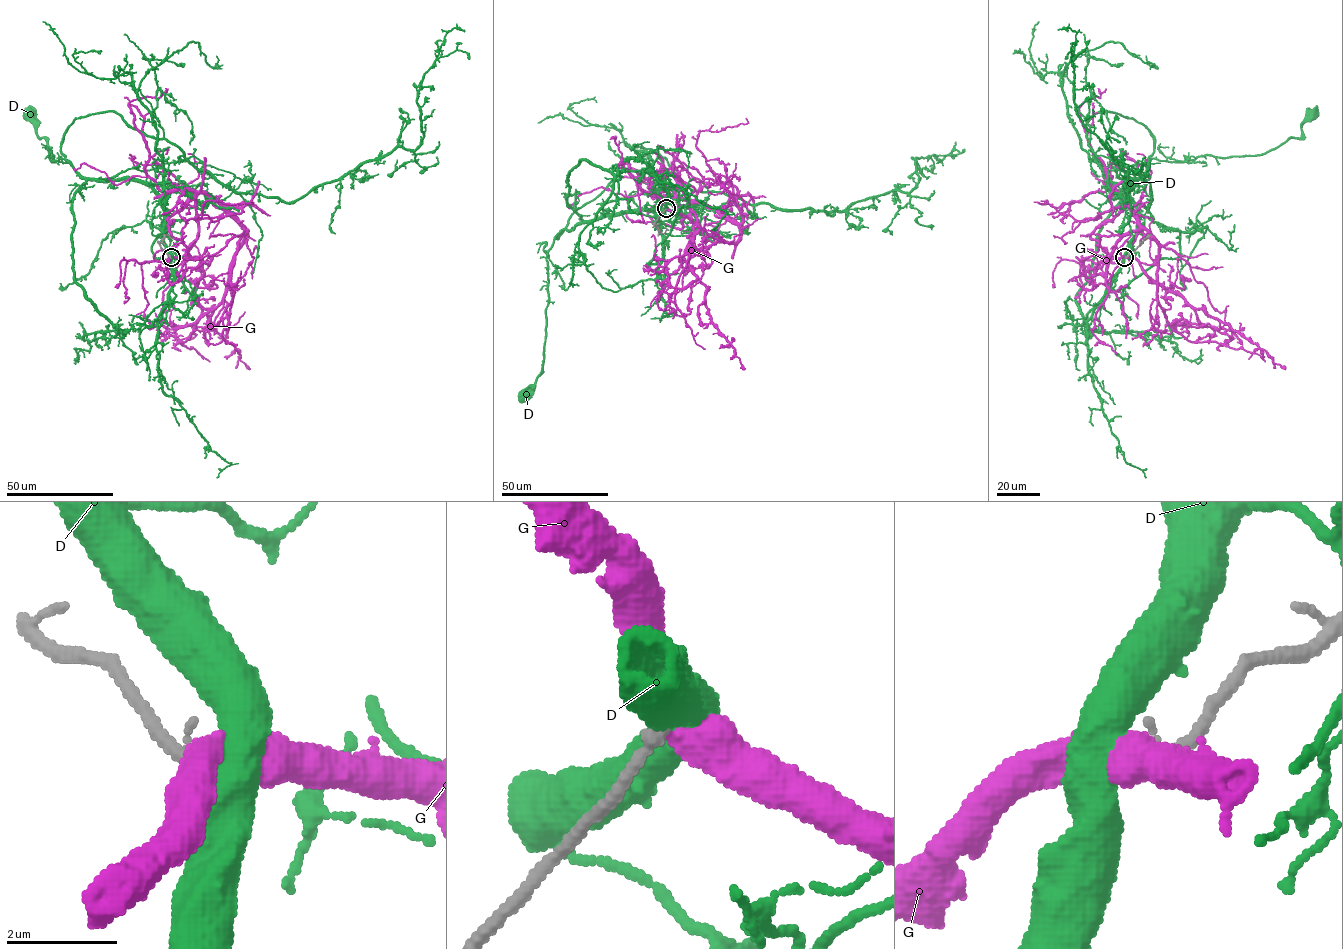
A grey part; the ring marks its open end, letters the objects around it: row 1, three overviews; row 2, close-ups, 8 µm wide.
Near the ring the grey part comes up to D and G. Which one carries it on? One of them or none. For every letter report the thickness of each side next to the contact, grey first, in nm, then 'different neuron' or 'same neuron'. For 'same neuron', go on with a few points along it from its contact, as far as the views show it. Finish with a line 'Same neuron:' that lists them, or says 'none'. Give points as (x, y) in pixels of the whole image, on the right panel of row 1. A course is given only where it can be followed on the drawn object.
D: 180/600 nm | same neuron | via (1125, 257), (1138, 220), (1126, 183), (1144, 173), (1149, 159), (1266, 153), (1299, 138), (1311, 114)
G: 190/550 nm | different neuron
Same neuron: D

